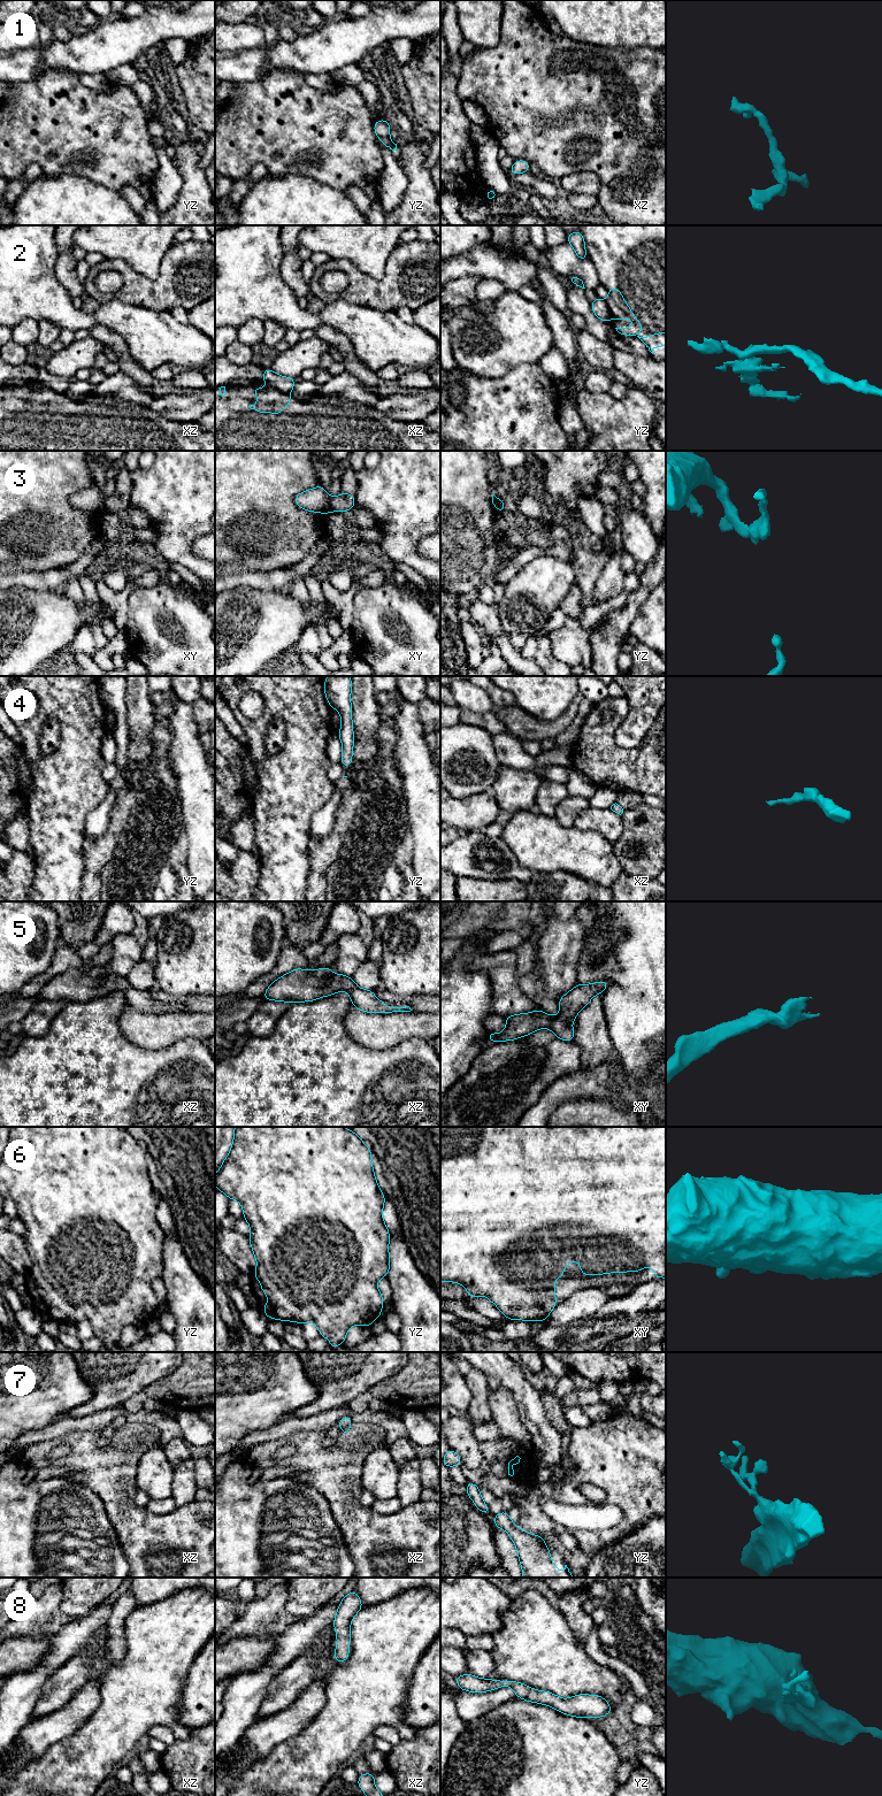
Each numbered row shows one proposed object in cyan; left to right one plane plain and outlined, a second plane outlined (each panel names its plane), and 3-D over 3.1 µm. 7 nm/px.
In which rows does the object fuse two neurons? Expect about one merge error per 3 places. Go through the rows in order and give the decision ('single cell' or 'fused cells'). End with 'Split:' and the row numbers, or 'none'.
1: single cell
2: fused cells
3: fused cells
4: single cell
5: single cell
6: single cell
7: single cell
8: single cell
Split: 2, 3

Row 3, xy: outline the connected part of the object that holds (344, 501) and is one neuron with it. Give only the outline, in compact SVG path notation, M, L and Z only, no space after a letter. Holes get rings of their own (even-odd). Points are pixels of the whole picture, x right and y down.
M343 492L335 498L330 498L330 504L332 511L337 513L352 511L352 508L355 506L355 498L354 494L348 494Z

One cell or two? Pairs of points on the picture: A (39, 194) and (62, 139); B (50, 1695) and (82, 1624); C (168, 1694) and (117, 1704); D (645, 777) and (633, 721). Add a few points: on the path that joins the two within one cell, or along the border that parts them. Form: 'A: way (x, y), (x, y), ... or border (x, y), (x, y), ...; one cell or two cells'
A: border (43, 174), (75, 175); two cells
B: border (75, 1655), (44, 1686); two cells
C: way (155, 1694), (137, 1694), (130, 1701); one cell
D: border (653, 722), (636, 746), (622, 749), (614, 743); two cells

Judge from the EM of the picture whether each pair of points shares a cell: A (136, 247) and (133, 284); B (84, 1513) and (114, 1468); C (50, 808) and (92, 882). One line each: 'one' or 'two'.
A: two
B: two
C: two

